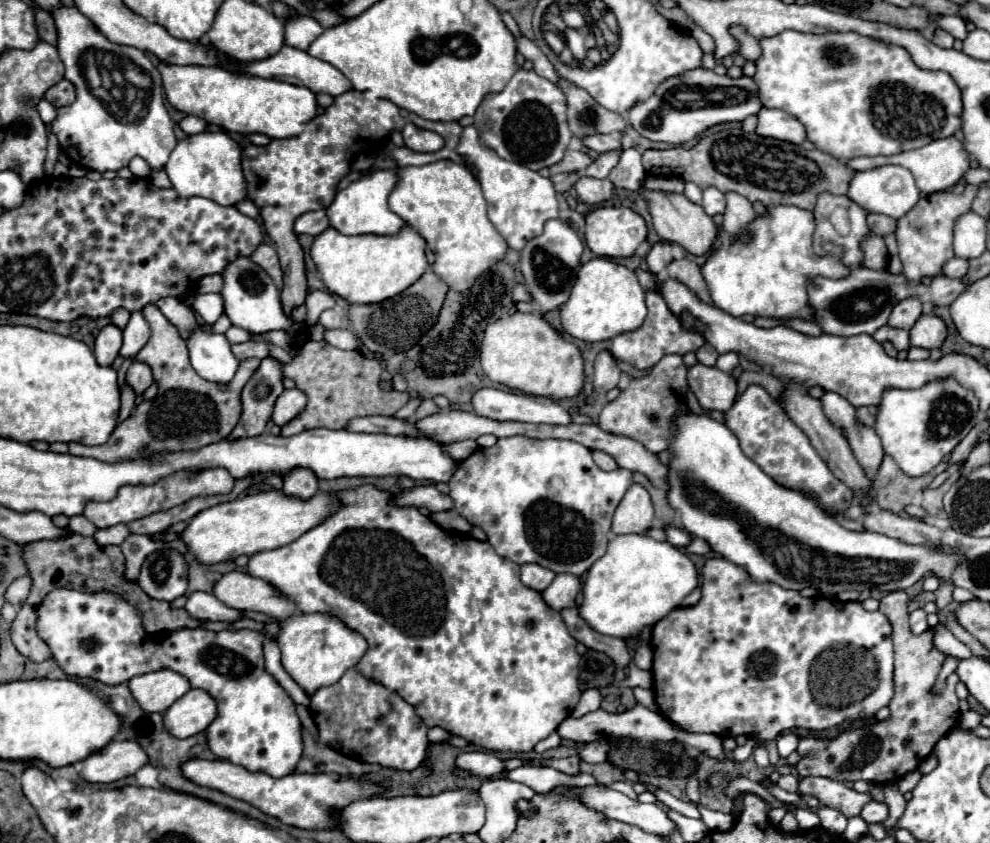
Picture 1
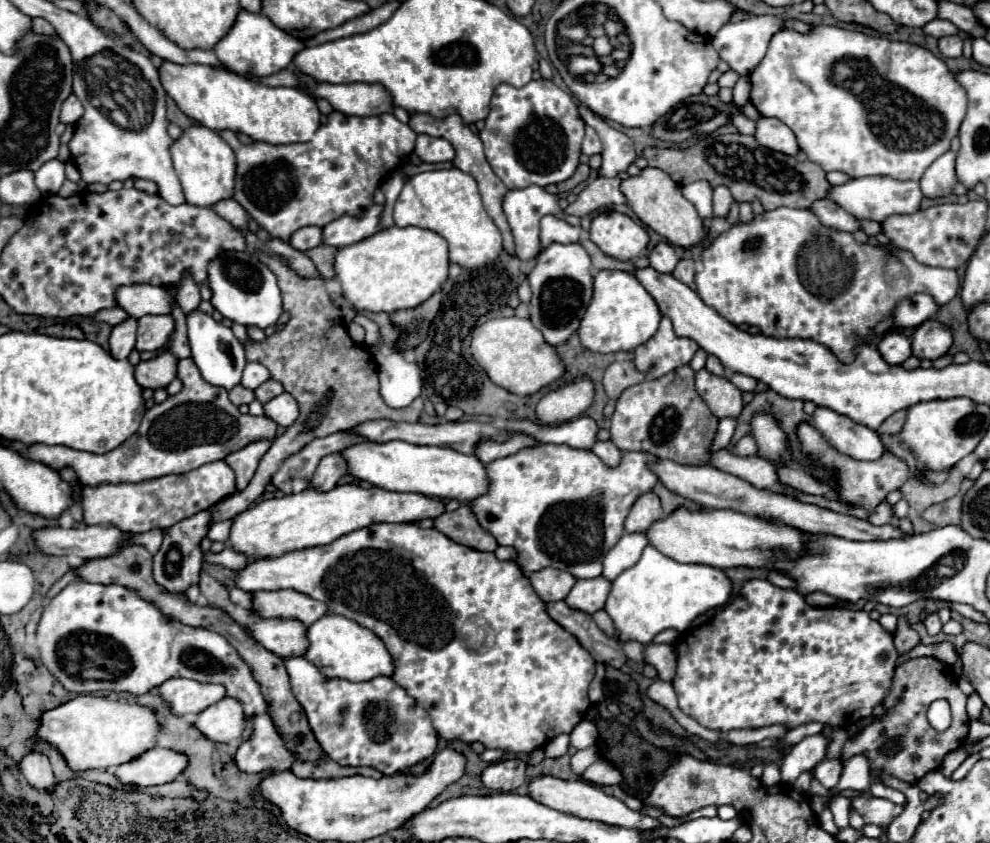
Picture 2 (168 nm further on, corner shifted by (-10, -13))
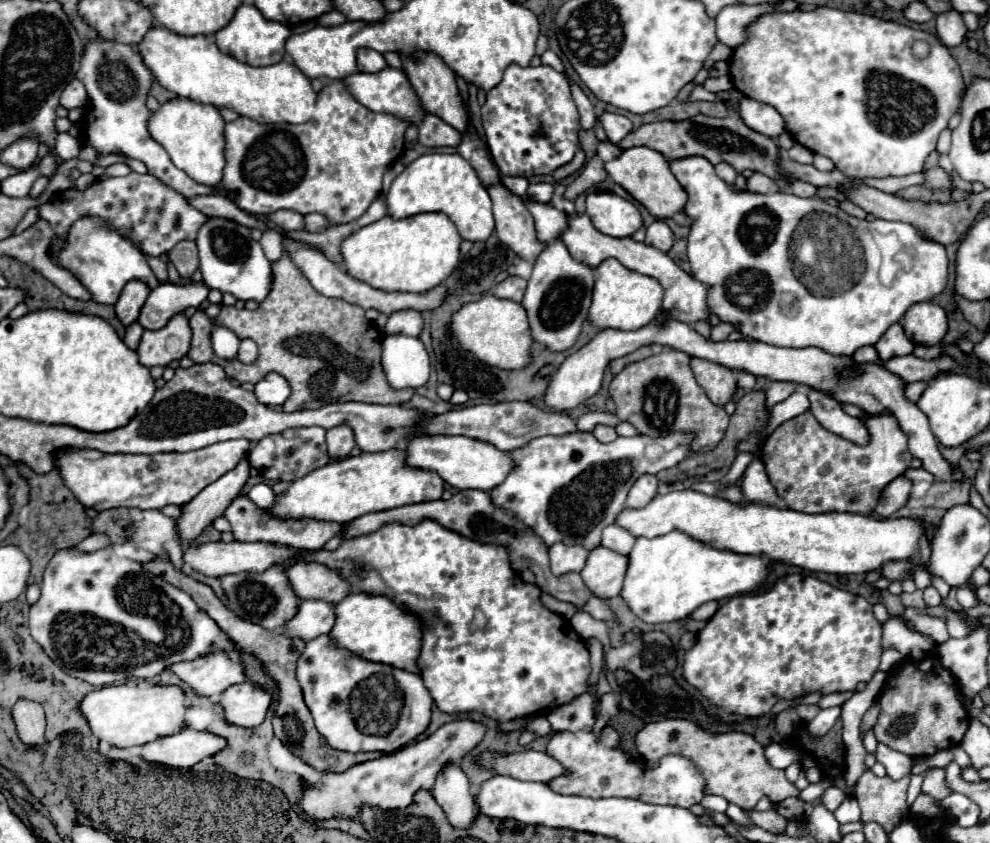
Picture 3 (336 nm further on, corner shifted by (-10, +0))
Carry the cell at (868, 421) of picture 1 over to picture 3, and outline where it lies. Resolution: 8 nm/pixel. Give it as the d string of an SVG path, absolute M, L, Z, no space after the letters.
M913 382L913 384L909 384L907 388L905 388L905 398L909 400L909 402L917 402L919 400L919 396L921 396L921 392L925 390L925 382Z

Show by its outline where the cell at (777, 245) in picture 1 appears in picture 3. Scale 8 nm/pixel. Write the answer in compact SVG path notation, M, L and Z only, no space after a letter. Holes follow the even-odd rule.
M691 156L689 160L671 160L669 166L689 196L685 214L691 216L695 222L687 238L687 256L693 276L711 286L709 310L723 322L739 322L739 330L751 340L787 348L815 346L829 354L851 356L857 348L875 344L891 324L901 320L911 304L925 302L947 288L949 260L945 254L945 246L925 240L911 224L859 220L849 216L841 208L829 206L825 200L819 198L799 198L785 192L737 192L733 186L727 186L715 174L713 164L709 164L709 160L701 156ZM873 230L895 232L903 246L901 262L907 266L907 270L899 272L891 286L885 286L879 280L879 248L873 240ZM861 232L869 232L863 242ZM849 240L853 240L855 244L853 262L849 262ZM857 250L861 250L859 258ZM909 254L913 254L913 258ZM741 294L749 294L751 302L741 304Z

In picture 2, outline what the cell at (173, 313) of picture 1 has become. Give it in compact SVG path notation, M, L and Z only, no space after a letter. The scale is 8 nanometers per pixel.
M121 285L115 293L117 307L125 309L131 317L171 313L173 297L157 285Z

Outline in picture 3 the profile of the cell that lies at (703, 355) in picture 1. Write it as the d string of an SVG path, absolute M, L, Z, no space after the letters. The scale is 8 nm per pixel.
M719 324L711 328L711 342L725 342L727 336L737 330L738 326L734 324Z

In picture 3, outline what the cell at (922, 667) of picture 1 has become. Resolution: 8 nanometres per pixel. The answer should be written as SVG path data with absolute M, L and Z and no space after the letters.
M939 658L905 662L889 672L879 706L881 714L873 728L877 742L911 758L933 756L939 750L955 748L969 728L969 712L959 700L957 682Z

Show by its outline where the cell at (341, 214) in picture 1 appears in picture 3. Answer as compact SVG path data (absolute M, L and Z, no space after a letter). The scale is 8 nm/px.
M307 214L305 216L305 230L309 230L309 232L323 232L329 226L331 226L331 222L323 214Z

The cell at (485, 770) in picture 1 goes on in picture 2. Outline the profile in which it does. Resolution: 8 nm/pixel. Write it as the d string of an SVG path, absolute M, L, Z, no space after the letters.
M519 757L491 763L483 771L483 783L485 787L495 791L503 791L503 793L515 791L519 785L525 783L525 767L527 765Z

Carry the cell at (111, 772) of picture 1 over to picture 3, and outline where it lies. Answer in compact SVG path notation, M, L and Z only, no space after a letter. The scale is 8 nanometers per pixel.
M181 730L145 744L141 756L147 762L165 764L171 768L191 768L203 758L217 754L221 748L225 748L225 740L221 740L221 736L197 730Z

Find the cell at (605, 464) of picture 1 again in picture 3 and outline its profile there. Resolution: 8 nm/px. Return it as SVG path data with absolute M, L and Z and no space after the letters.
M597 426L597 428L593 430L593 436L595 436L597 440L601 440L601 442L613 442L613 440L617 438L615 428L611 428L611 426Z

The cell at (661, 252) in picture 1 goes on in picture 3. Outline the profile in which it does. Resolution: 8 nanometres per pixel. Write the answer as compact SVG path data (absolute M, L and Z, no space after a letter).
M655 220L655 222L647 228L645 244L651 244L651 246L655 246L655 248L661 250L661 252L669 252L671 246L673 246L673 242L675 242L675 236L673 236L671 228L669 228L665 222Z

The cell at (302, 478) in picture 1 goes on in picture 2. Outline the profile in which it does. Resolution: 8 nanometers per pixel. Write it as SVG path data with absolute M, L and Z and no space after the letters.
M341 453L325 455L315 471L315 477L311 485L319 491L329 491L337 485L337 481L347 473L347 461L341 457Z

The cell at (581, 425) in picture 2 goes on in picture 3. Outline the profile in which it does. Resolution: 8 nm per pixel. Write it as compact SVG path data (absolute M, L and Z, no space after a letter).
M585 412L575 420L575 424L577 424L579 432L593 432L595 426L599 426L599 424L617 426L619 420L615 414L609 414L609 412Z

